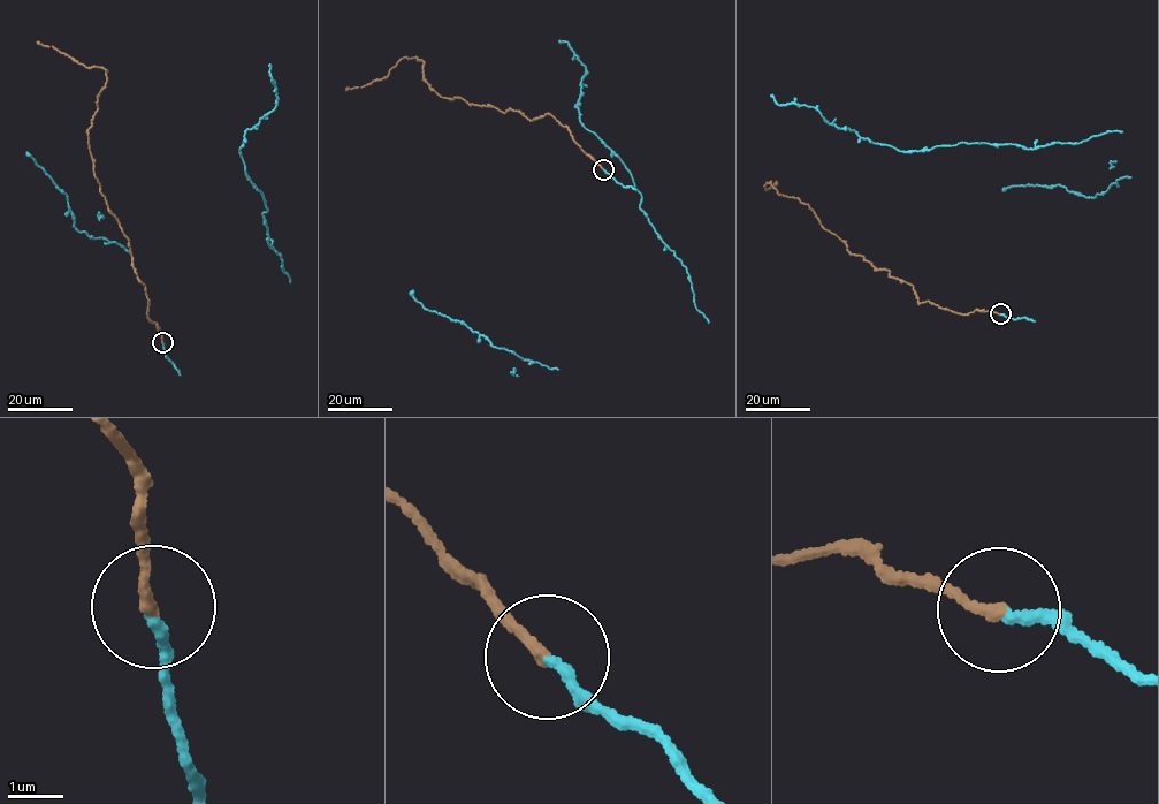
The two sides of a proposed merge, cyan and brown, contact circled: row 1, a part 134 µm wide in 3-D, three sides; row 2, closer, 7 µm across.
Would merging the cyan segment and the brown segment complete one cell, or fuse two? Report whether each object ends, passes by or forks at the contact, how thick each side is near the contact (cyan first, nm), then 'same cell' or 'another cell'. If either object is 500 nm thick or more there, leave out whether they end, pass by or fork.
cyan ends; brown ends; calibres 190 and 200 nm; same cell

